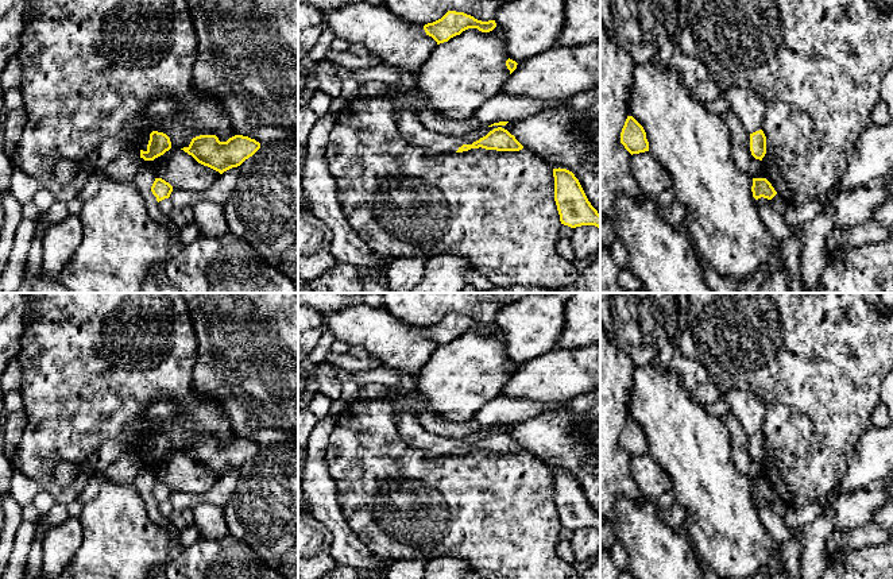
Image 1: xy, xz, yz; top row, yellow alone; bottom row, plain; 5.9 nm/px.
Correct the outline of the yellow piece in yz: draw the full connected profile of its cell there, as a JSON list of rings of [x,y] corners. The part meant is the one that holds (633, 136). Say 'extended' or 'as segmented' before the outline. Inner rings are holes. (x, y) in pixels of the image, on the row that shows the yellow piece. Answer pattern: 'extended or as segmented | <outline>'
as segmented | [[[627,116],[625,121],[621,132],[621,143],[631,155],[649,151],[646,132],[633,116]]]

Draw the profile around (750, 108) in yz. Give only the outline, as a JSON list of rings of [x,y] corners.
[[[730,86],[723,92],[723,96],[747,134],[762,130],[766,105],[758,94],[746,86]]]

